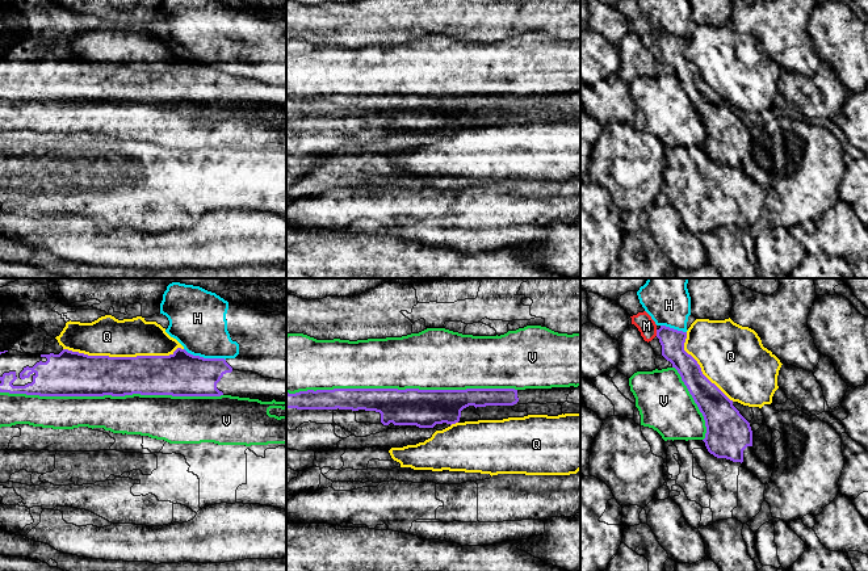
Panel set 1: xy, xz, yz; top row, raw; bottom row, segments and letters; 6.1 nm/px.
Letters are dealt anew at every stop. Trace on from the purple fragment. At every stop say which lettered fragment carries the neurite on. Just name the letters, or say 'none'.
none

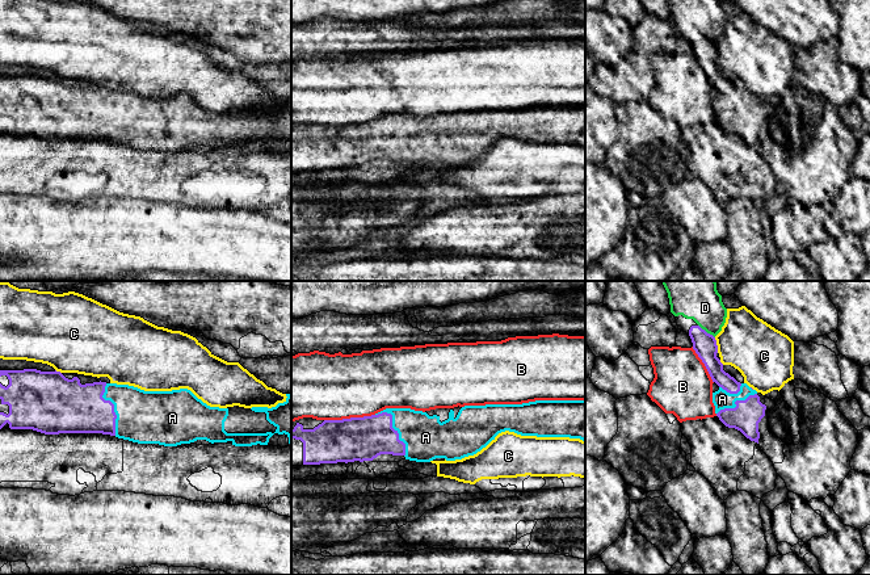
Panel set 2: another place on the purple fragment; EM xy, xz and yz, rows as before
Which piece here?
A

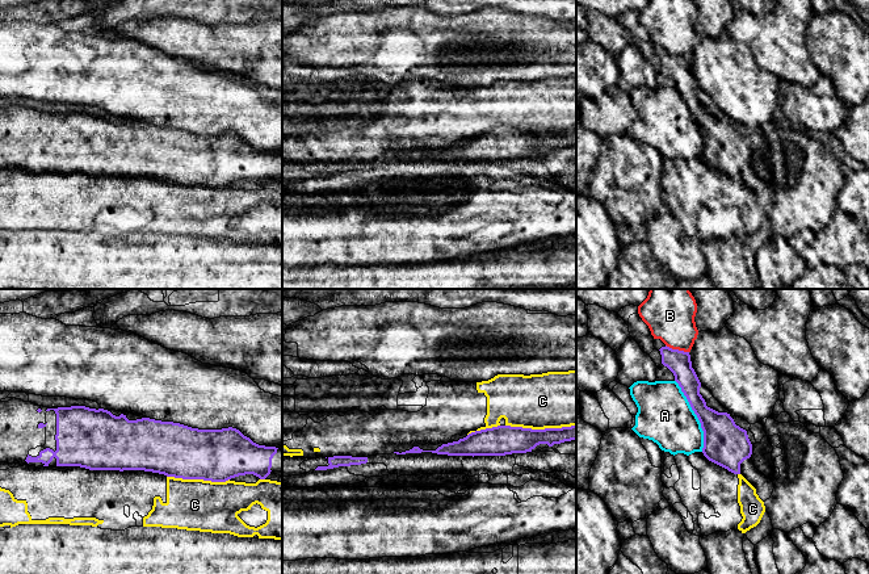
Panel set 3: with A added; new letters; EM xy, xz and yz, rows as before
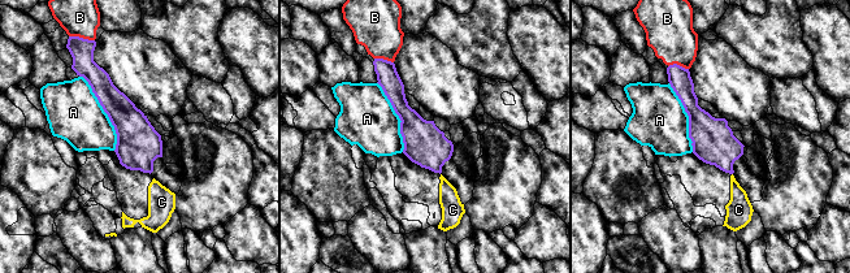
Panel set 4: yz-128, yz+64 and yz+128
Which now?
none

